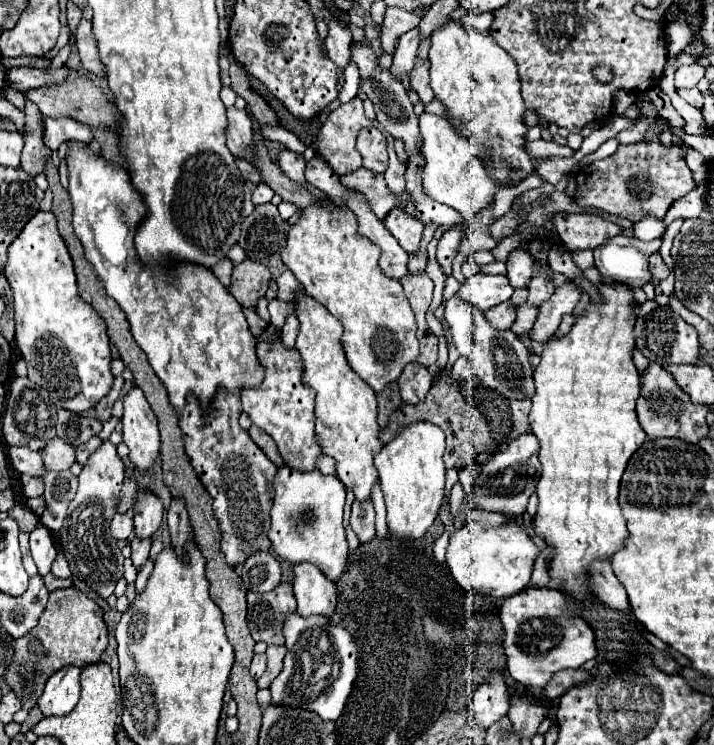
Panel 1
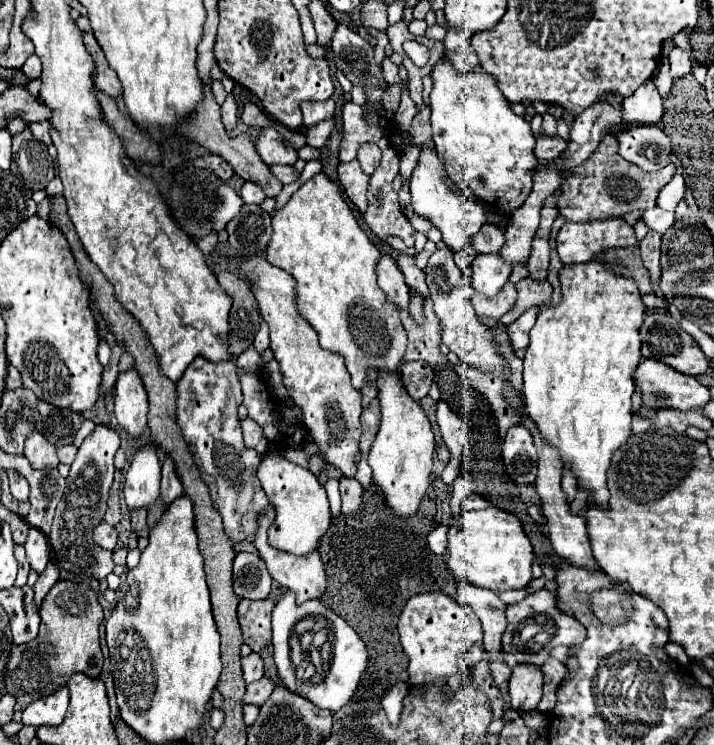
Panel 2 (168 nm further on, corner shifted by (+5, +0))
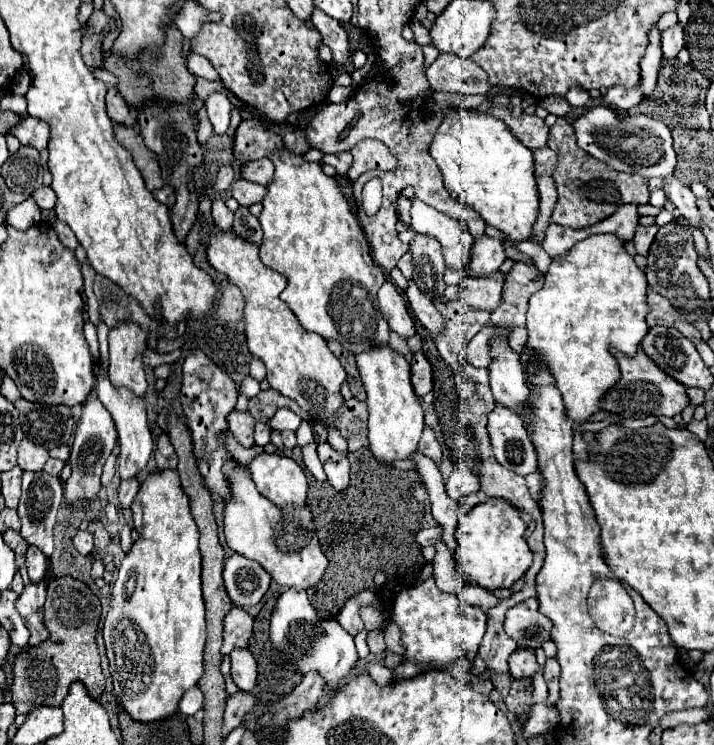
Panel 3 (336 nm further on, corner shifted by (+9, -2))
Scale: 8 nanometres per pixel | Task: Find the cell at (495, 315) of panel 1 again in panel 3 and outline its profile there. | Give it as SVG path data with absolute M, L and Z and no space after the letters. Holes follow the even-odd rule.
M496 272L494 276L486 276L482 280L474 280L466 276L462 280L462 300L474 310L494 312L502 304L502 288L504 288L504 274Z

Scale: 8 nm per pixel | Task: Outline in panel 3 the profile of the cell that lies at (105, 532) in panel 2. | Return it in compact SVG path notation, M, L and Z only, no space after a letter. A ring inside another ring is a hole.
M84 530L84 532L76 532L74 536L72 536L72 548L74 550L78 550L82 556L88 556L88 554L92 554L92 550L94 550L94 536L88 532L88 530Z

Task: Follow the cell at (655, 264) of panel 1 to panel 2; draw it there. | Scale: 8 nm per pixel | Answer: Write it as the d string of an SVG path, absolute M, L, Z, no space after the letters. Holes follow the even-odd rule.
M648 232L640 242L638 242L640 254L642 254L642 262L650 272L654 290L660 284L660 234L656 232Z

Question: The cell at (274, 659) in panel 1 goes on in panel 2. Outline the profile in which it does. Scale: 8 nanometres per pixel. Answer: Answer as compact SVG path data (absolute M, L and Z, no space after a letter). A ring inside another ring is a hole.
M266 676L254 684L248 684L246 686L246 694L244 694L244 704L254 704L254 706L262 706L268 696L272 694L274 690L274 682L268 680Z

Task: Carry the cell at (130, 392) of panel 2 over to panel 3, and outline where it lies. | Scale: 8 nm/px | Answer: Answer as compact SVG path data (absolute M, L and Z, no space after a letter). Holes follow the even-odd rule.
M118 324L110 330L110 382L114 388L128 388L134 396L144 398L148 388L142 352L146 334L136 324Z

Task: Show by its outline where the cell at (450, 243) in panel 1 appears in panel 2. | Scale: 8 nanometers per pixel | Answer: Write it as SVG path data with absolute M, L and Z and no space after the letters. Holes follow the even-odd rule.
M426 242L426 246L424 246L424 250L420 250L418 254L416 254L416 266L420 268L420 270L424 270L426 268L426 262L428 262L428 258L432 256L432 252L436 250L436 244L434 242Z

